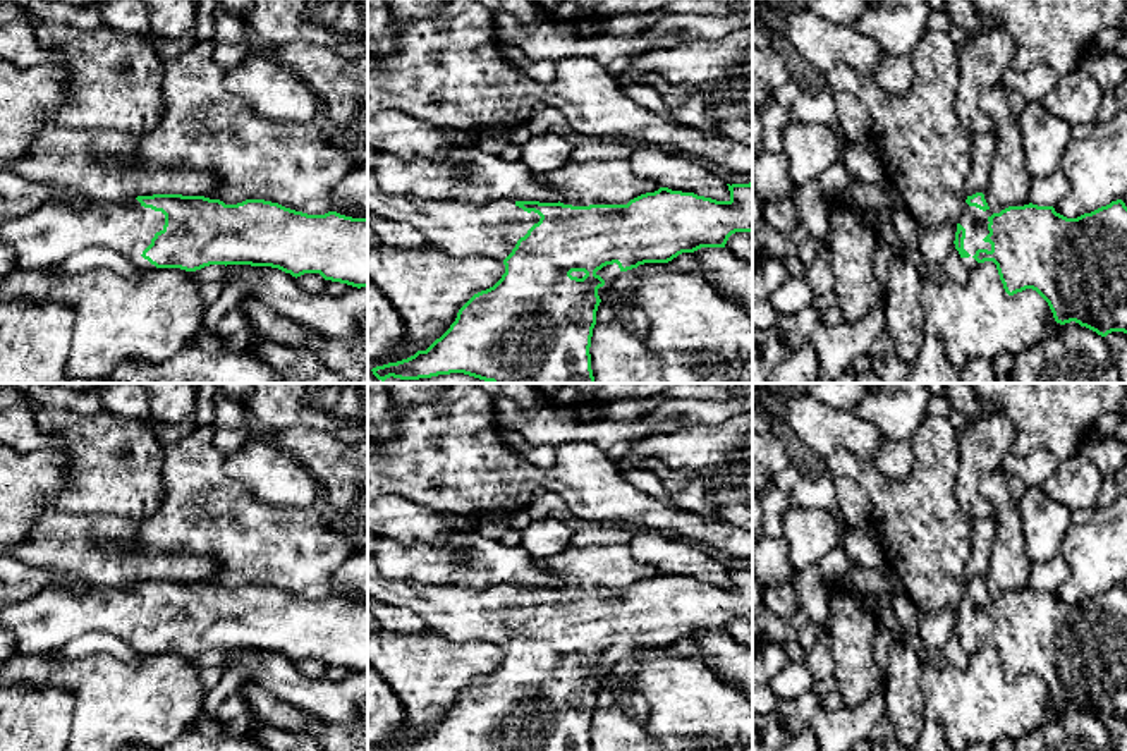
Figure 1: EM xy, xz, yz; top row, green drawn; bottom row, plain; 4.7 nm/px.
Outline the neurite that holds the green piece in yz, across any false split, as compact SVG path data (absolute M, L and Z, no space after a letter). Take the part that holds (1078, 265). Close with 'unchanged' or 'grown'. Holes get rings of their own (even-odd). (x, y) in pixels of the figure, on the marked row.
M983 192L967 196L955 249L972 270L993 261L1008 296L1036 290L1057 323L1079 323L1101 337L1127 333L1127 206L1112 201L1067 218L1053 206L1008 206L993 213Z; grown

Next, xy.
M153 194L117 203L93 203L84 211L74 211L60 203L45 203L24 217L5 220L0 225L0 241L14 249L15 268L22 272L52 268L81 249L107 246L125 254L144 272L158 268L196 272L210 265L251 265L278 268L295 278L320 273L325 280L357 289L368 287L368 218L352 218L337 211L308 215L265 199L225 205L204 196Z; grown

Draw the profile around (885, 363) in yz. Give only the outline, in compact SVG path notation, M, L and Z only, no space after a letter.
M886 330L874 340L868 357L869 369L878 376L880 383L911 383L909 364L899 357Z

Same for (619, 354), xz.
M634 309L625 318L596 323L591 337L591 369L596 383L668 383L661 359L646 345L648 318Z

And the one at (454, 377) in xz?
M368 369L368 383L493 383L493 382L484 382L464 373L438 375L438 376L419 378L419 380L400 380L390 376L385 382L381 382L373 375L371 369Z

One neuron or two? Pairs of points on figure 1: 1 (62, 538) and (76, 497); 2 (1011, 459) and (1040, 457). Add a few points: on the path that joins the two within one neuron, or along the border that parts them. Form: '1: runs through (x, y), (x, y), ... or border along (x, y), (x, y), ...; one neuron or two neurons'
1: border along (54, 509), (110, 516); two neurons
2: runs through (1017, 463), (1033, 463); one neuron

